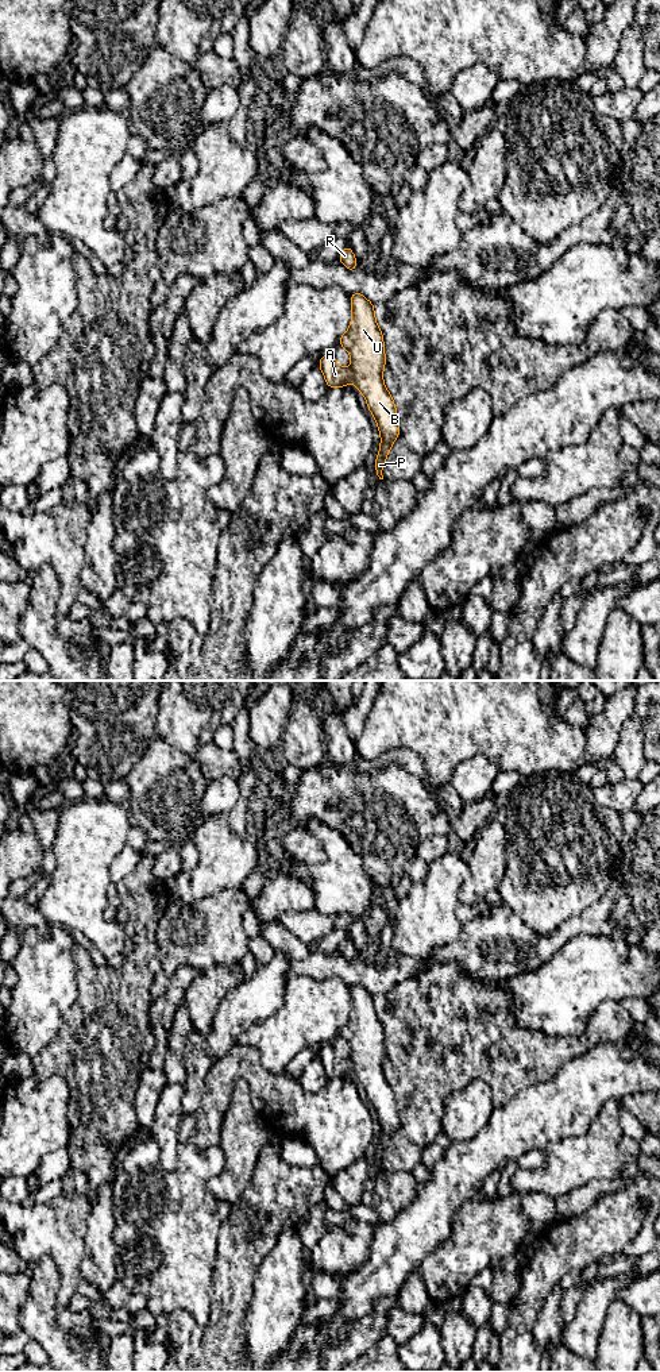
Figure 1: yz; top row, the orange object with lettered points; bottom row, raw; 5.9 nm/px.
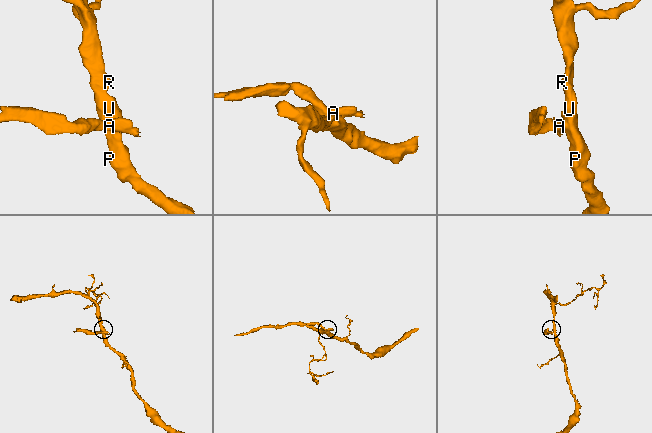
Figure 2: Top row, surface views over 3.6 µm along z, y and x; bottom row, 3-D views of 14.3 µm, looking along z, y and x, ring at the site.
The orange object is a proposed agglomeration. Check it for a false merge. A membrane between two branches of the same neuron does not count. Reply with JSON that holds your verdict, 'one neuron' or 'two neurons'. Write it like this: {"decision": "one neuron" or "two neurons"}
{"decision": "two neurons"}

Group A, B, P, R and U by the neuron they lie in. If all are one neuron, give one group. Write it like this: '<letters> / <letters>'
A / B P R U

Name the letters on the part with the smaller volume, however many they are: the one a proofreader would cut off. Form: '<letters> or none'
A

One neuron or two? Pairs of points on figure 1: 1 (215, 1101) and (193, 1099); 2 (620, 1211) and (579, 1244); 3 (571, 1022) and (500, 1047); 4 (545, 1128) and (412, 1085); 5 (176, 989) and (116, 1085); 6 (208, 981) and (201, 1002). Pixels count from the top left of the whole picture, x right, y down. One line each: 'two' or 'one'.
1: two
2: one
3: two
4: two
5: two
6: one

